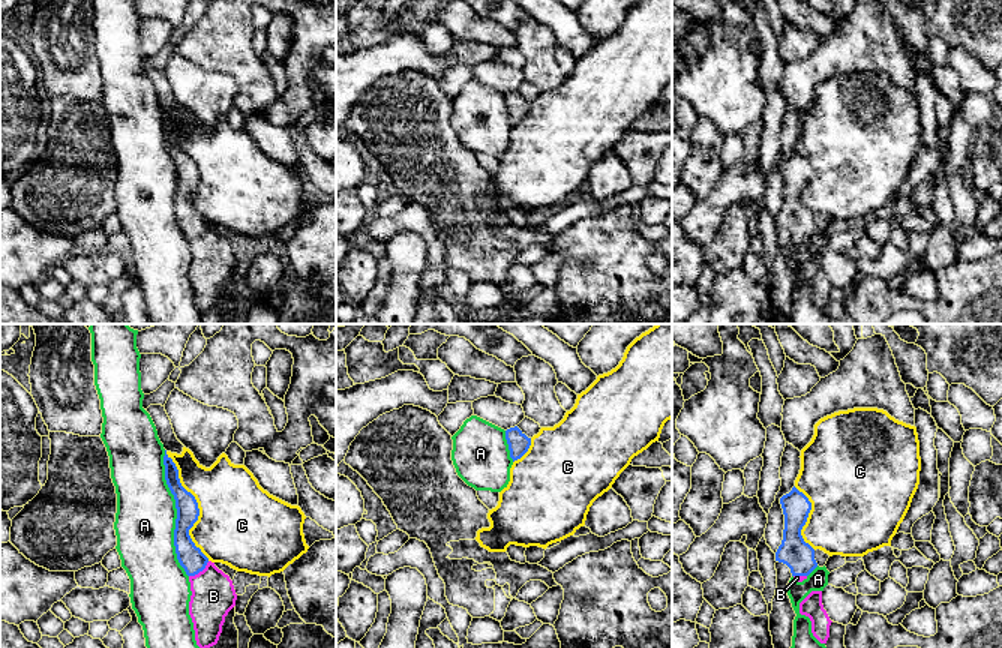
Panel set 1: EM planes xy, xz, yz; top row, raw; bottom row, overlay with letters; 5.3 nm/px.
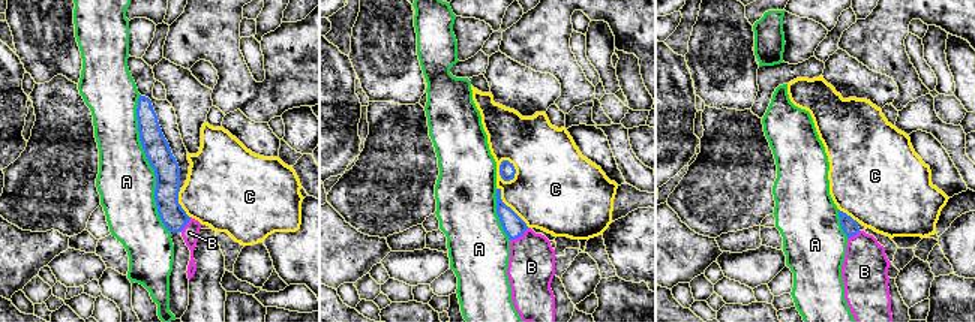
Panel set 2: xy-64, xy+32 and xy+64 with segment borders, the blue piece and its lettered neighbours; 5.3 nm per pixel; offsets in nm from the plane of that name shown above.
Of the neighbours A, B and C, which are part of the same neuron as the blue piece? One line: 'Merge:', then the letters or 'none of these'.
Merge: B

